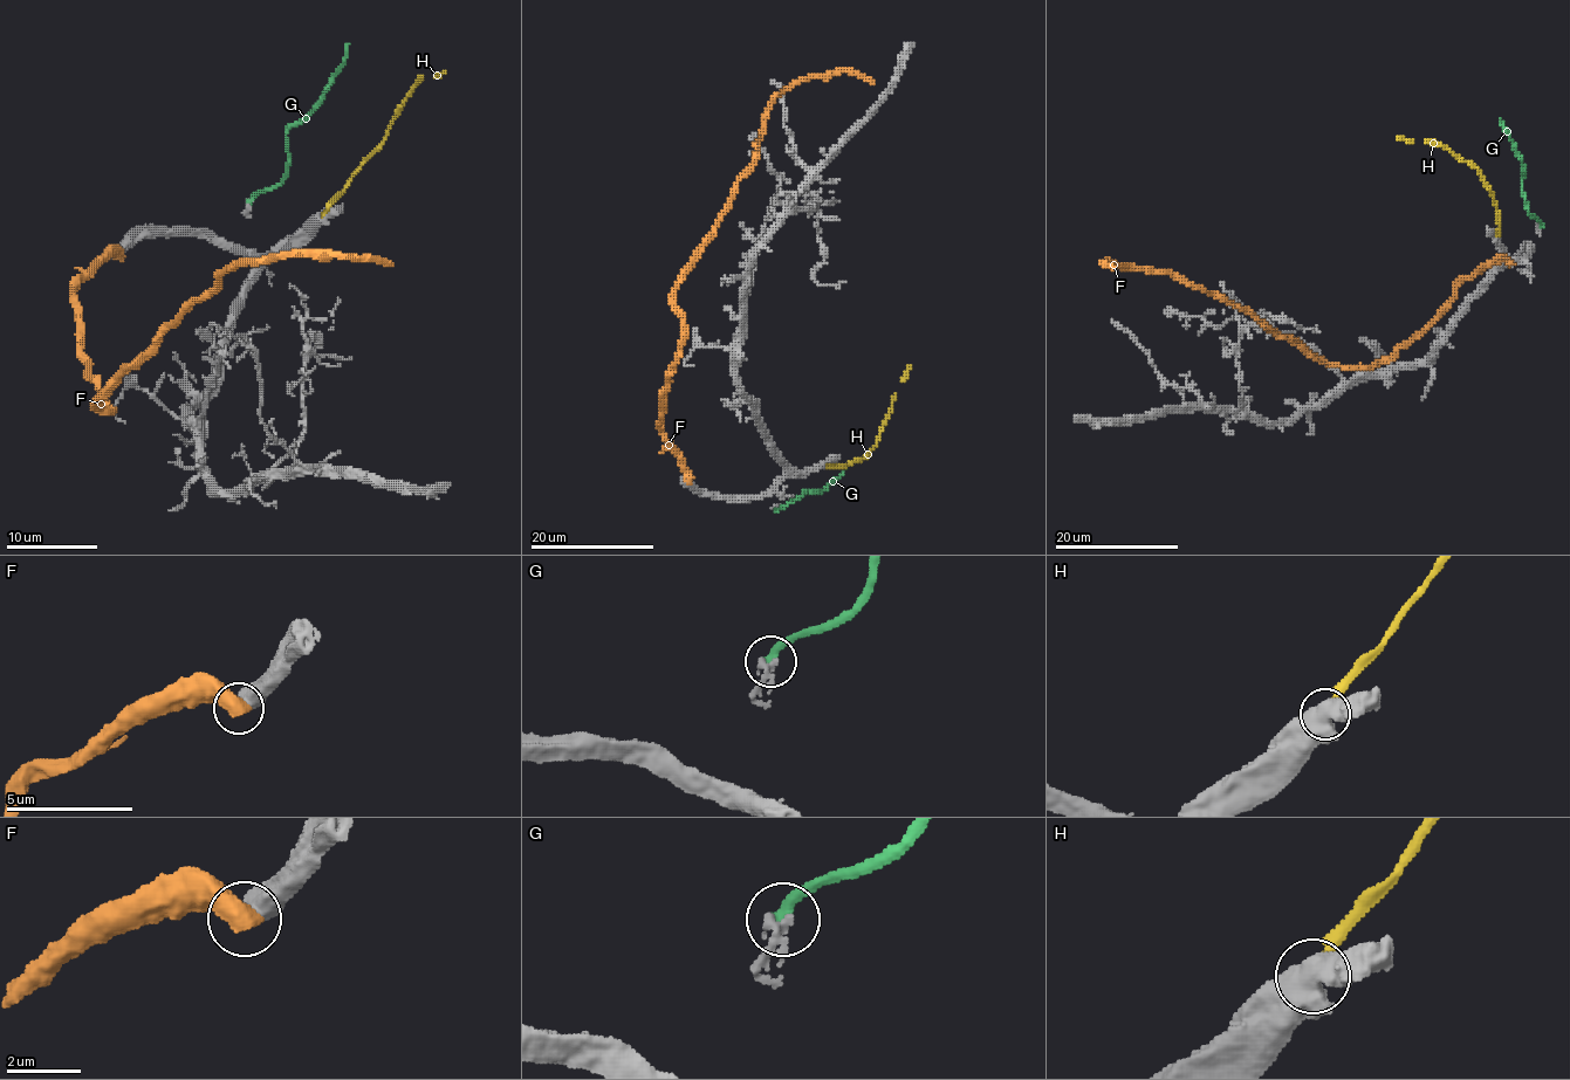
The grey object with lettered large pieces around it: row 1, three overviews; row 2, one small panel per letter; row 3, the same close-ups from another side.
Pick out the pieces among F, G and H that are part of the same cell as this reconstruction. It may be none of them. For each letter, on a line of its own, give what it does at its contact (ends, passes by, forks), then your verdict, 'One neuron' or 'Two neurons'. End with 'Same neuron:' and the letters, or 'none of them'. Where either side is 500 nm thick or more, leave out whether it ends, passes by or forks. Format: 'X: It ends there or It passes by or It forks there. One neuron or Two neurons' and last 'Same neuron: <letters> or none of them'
F: Two neurons
G: It ends there. Two neurons
H: It ends there. Two neurons
Same neuron: none of them

